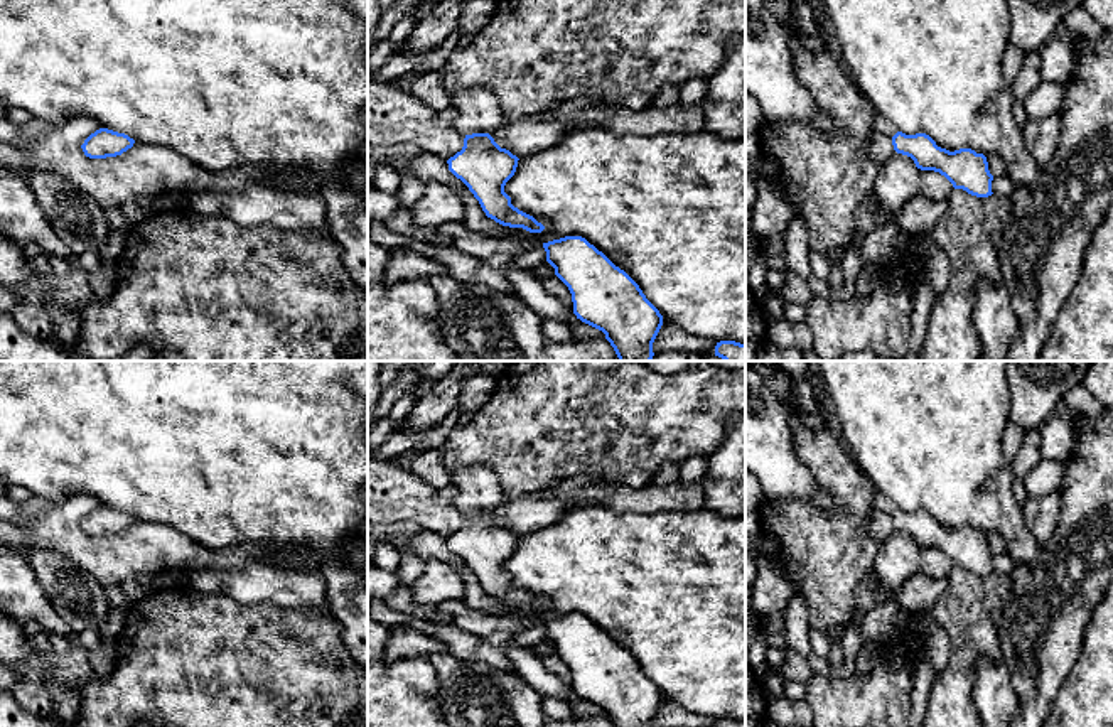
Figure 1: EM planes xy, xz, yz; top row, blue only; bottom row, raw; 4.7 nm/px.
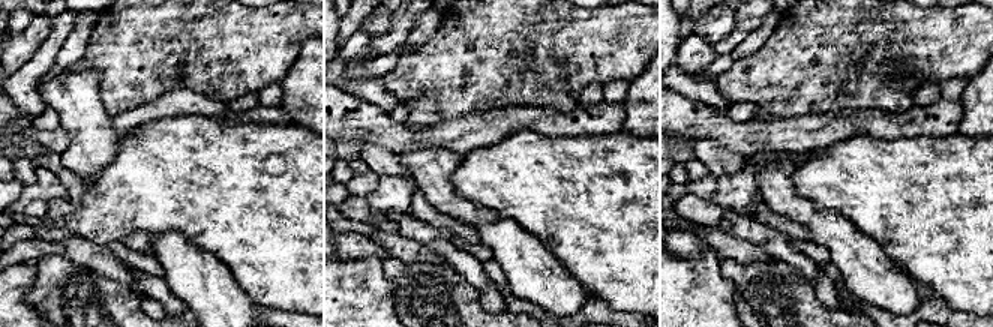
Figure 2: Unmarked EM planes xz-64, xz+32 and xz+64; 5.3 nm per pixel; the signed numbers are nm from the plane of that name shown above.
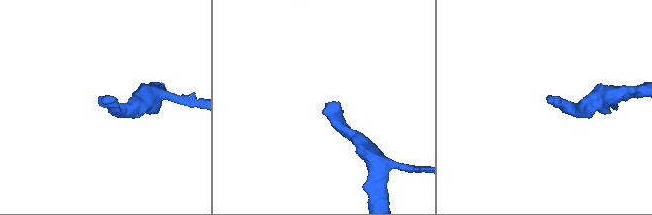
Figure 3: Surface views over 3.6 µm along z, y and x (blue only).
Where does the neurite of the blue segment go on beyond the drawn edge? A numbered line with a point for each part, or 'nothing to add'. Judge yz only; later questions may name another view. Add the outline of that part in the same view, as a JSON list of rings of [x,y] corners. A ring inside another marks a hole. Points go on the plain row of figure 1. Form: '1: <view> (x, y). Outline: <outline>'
1: yz (879, 525). Outline: [[[872,509],[868,520],[862,526],[863,533],[880,545],[889,540],[889,536],[895,531],[892,516],[885,514],[879,509]]]

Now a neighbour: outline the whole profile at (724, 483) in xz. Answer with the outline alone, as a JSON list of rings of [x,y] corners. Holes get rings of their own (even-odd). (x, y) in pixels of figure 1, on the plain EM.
[[[745,412],[727,422],[718,447],[707,455],[708,467],[702,477],[703,508],[727,518],[745,516]]]

